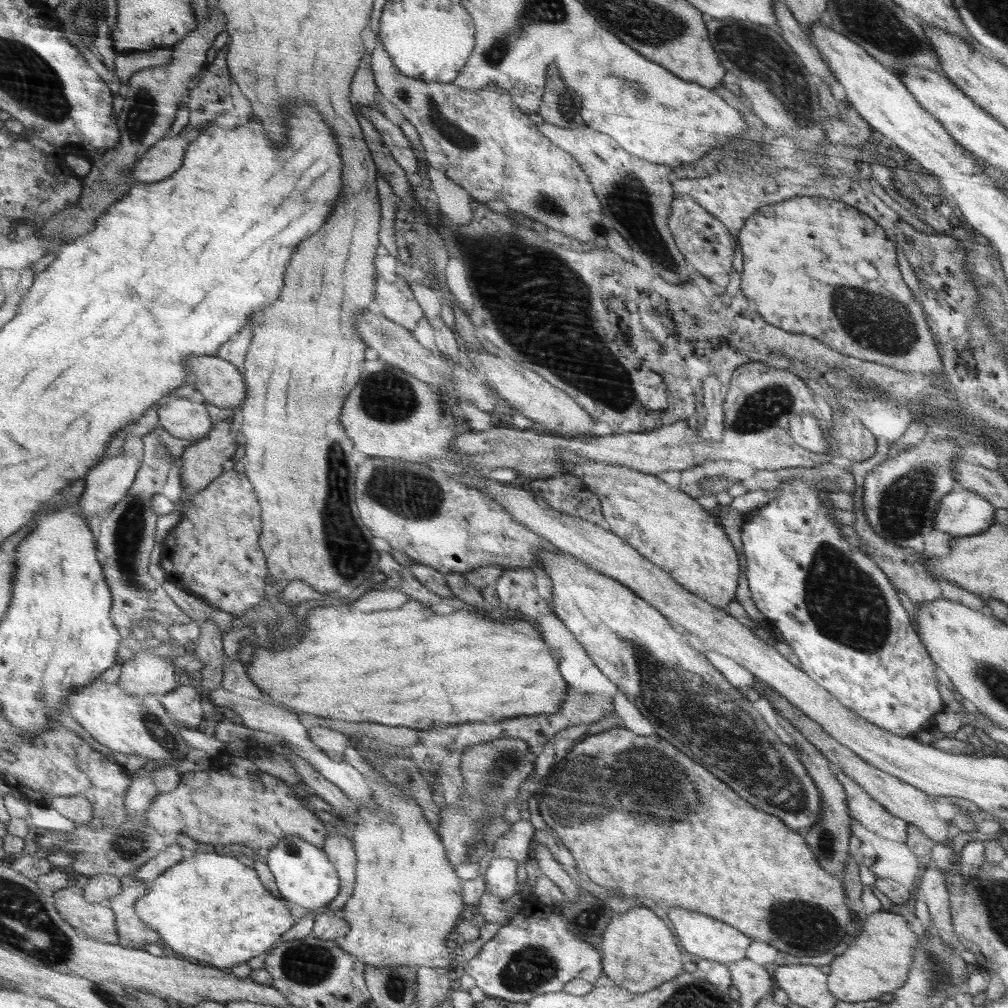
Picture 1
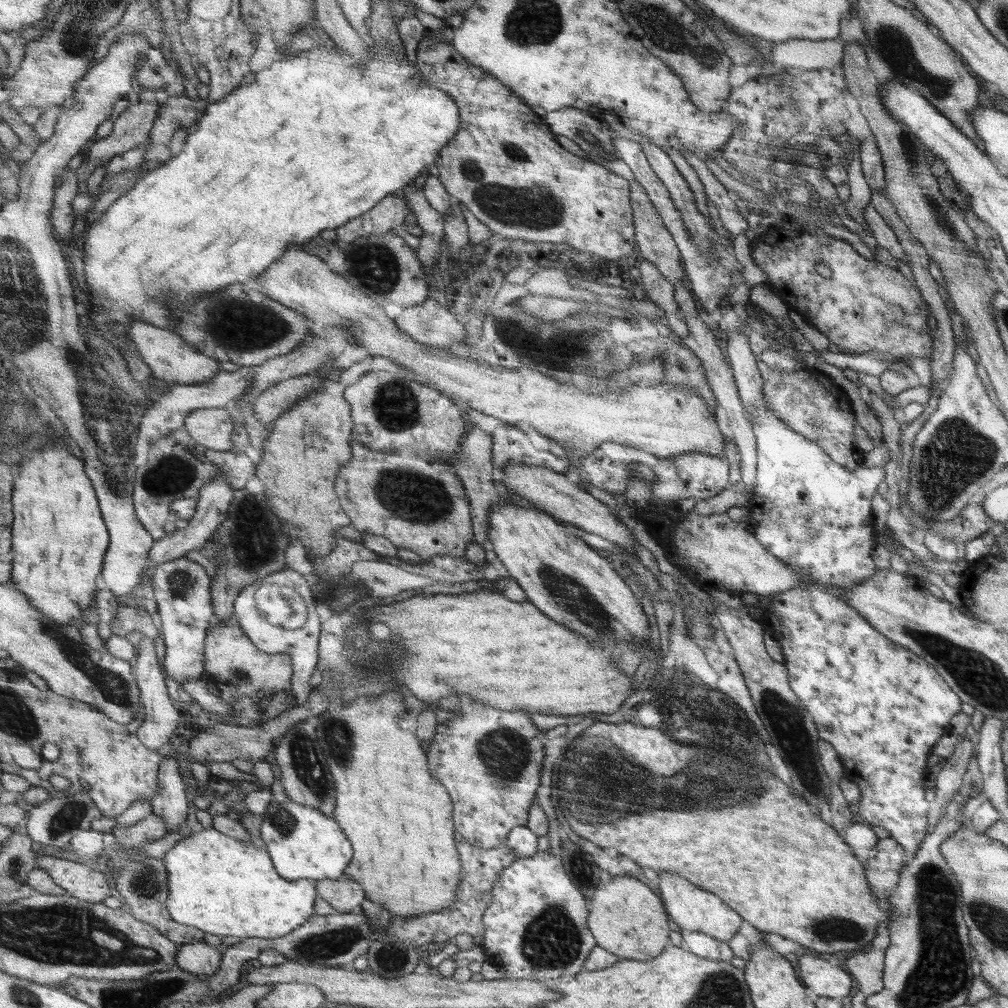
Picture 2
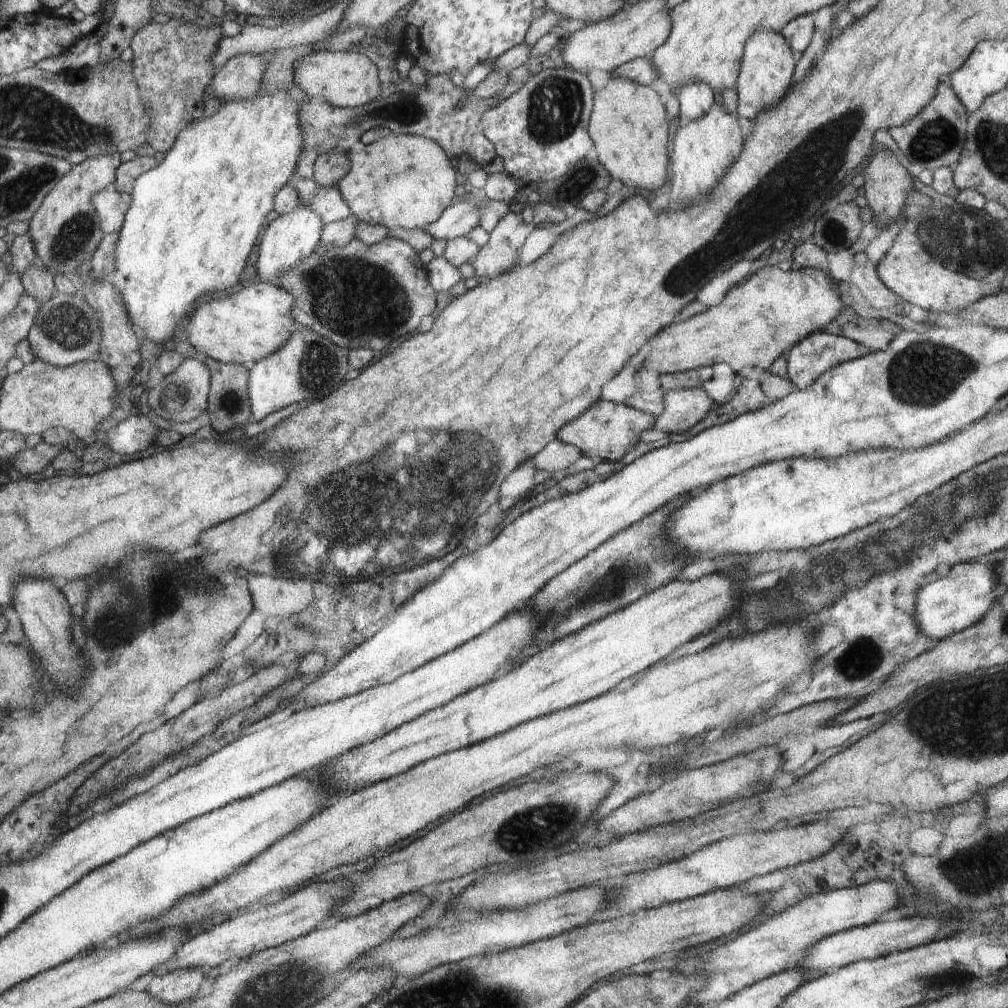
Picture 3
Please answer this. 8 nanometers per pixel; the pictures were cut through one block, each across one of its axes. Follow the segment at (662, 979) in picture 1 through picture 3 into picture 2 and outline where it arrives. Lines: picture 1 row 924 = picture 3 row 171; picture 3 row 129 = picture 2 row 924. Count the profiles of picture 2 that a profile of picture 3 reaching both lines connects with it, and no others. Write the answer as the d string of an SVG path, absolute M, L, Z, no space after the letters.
M626 874L610 878L608 884L599 884L597 889L594 890L590 900L589 921L591 933L594 938L597 938L598 945L618 956L620 961L628 959L646 961L660 956L665 951L666 940L668 940L668 934L670 934L670 927L673 925L668 924L664 904L652 891L652 888L632 876L626 876Z

